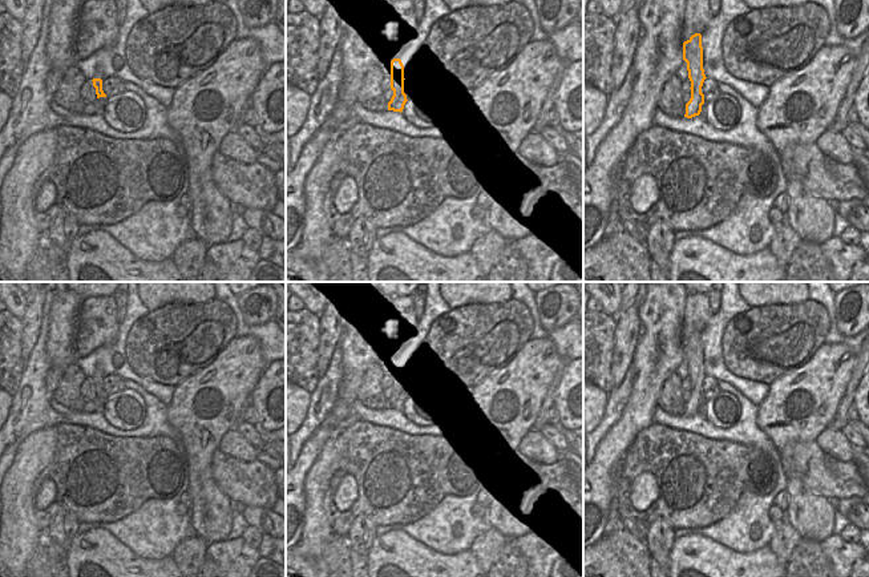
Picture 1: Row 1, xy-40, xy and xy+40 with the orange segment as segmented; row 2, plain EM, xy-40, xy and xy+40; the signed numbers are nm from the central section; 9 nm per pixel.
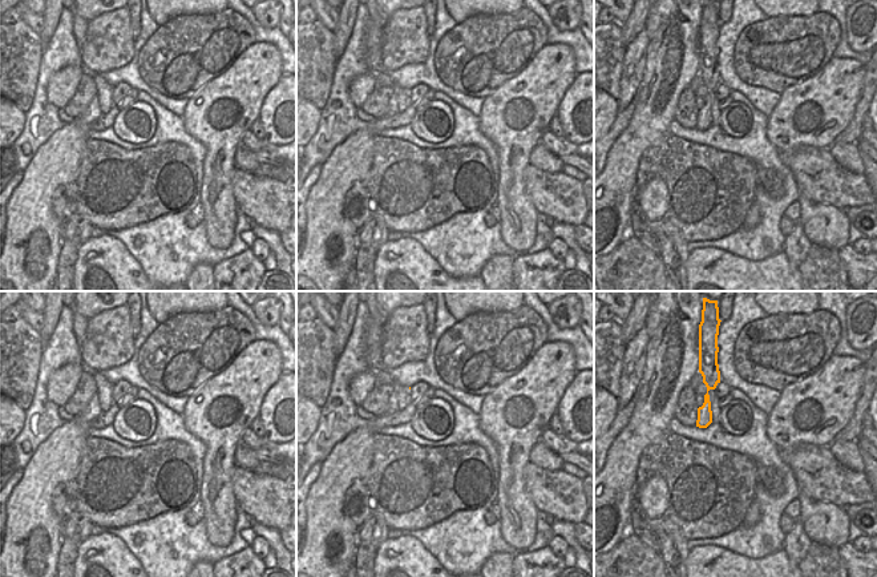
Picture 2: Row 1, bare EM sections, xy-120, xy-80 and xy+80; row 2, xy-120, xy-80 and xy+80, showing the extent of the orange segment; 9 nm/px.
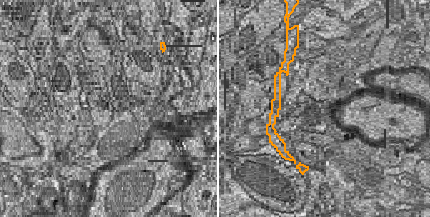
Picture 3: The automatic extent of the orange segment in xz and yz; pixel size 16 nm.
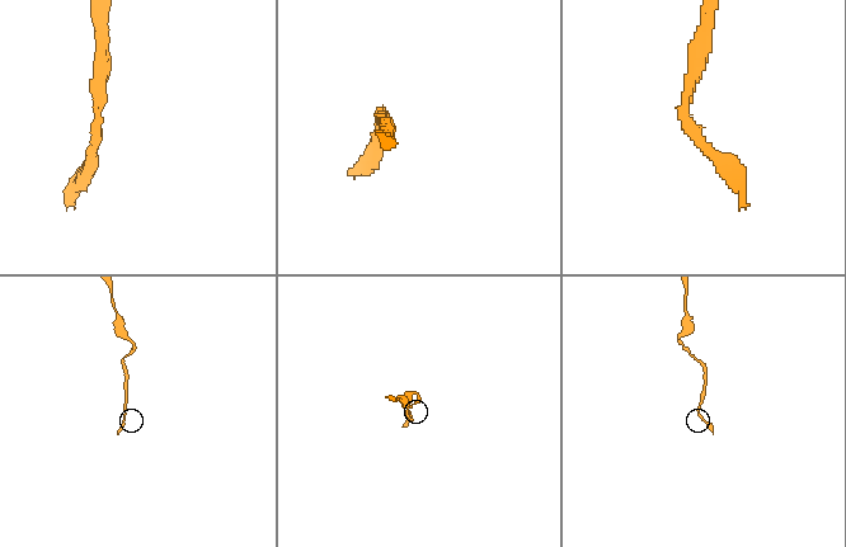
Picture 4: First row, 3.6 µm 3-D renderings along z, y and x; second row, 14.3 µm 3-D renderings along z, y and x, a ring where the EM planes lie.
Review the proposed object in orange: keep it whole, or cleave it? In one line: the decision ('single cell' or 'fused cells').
single cell

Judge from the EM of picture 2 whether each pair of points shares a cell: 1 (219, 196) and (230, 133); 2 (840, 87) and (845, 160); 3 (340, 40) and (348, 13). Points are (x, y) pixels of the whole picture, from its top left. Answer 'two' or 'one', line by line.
1: one
2: two
3: one

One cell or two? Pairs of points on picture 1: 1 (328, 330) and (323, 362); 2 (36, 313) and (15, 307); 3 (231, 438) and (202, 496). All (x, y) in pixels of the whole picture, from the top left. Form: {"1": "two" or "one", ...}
{"1": "one", "2": "two", "3": "two"}

